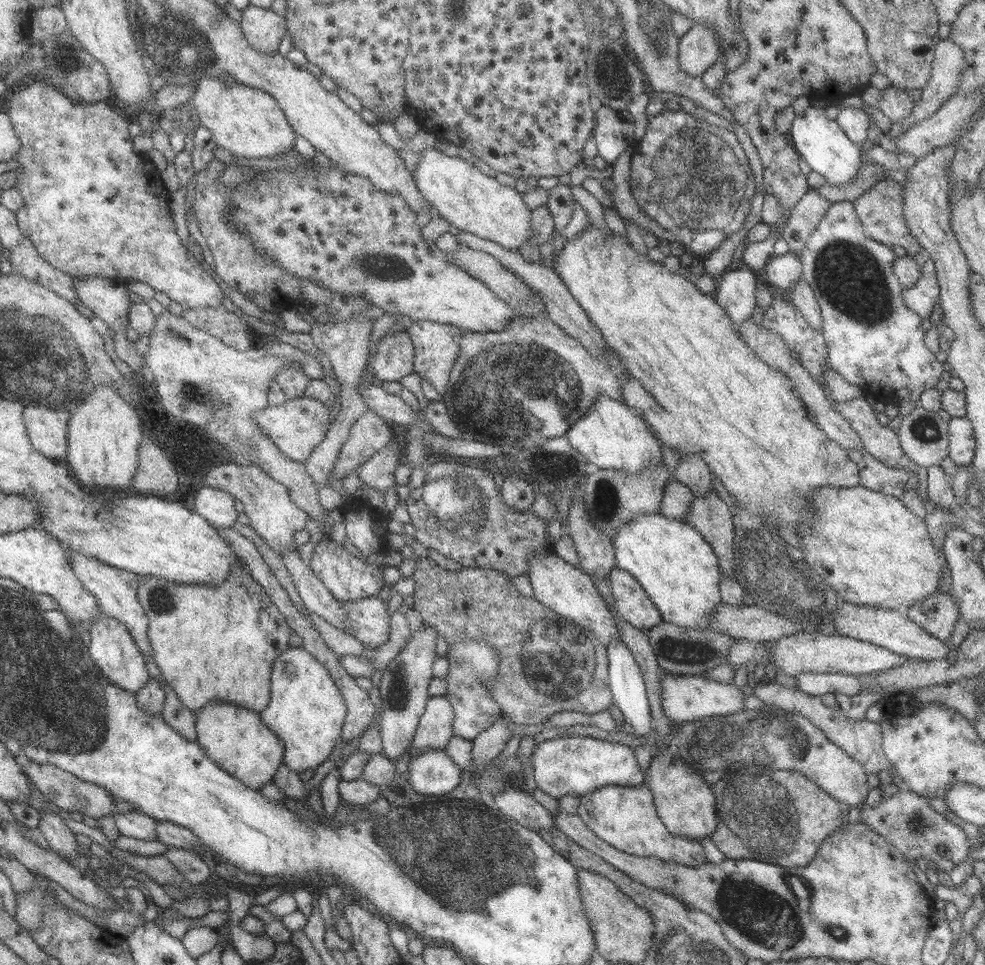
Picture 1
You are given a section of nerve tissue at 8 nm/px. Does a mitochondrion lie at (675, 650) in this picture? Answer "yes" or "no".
yes

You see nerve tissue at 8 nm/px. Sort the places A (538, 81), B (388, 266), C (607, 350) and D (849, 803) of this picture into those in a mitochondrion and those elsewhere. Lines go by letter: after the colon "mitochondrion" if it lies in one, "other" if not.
A: other
B: mitochondrion
C: other
D: other

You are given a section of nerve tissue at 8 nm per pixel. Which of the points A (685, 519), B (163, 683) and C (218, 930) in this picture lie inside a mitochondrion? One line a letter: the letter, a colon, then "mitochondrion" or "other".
A: other
B: other
C: other

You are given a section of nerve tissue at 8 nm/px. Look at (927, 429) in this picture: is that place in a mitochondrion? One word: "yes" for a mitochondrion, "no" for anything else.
yes

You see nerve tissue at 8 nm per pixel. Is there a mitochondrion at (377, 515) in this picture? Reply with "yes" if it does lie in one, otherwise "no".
no

